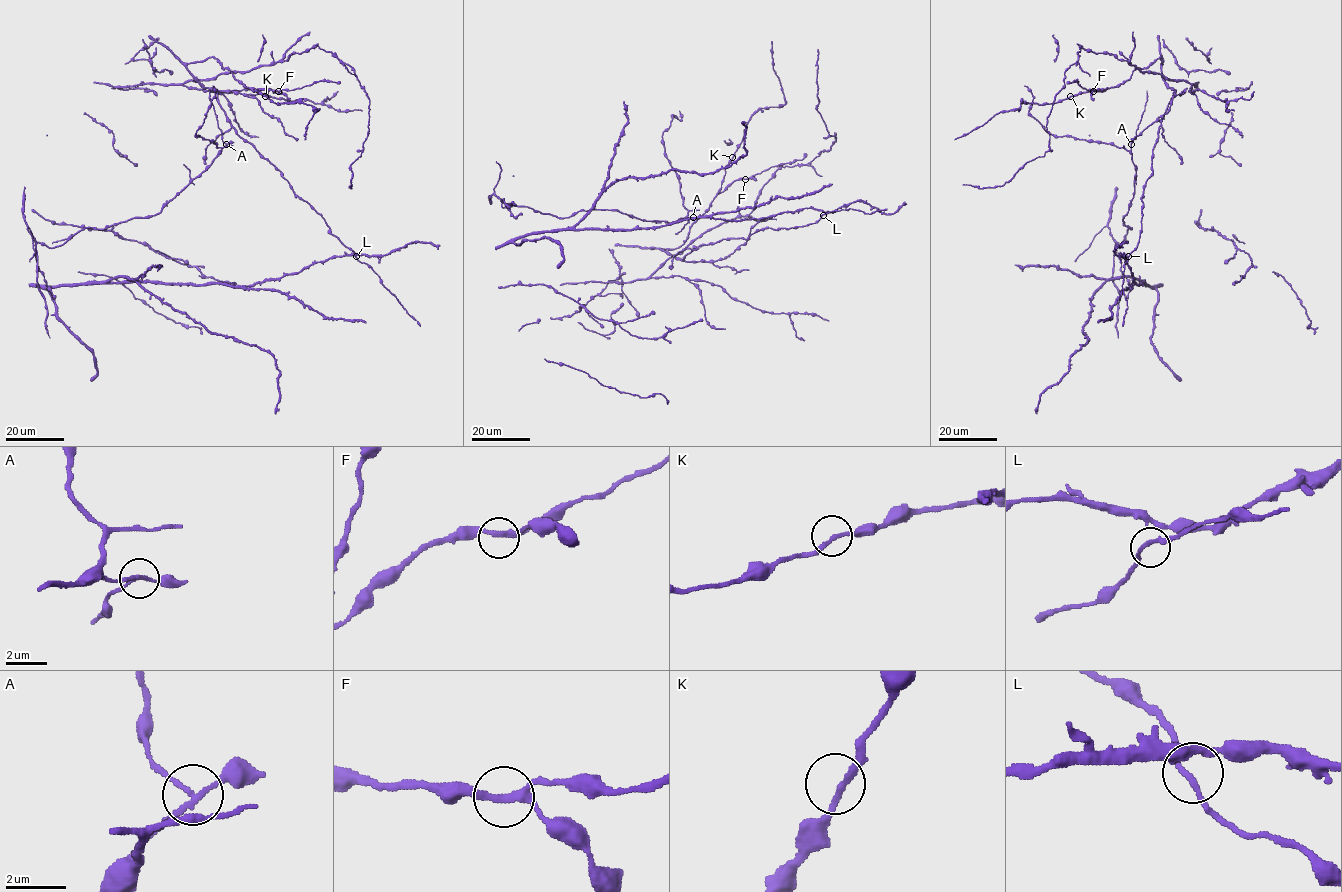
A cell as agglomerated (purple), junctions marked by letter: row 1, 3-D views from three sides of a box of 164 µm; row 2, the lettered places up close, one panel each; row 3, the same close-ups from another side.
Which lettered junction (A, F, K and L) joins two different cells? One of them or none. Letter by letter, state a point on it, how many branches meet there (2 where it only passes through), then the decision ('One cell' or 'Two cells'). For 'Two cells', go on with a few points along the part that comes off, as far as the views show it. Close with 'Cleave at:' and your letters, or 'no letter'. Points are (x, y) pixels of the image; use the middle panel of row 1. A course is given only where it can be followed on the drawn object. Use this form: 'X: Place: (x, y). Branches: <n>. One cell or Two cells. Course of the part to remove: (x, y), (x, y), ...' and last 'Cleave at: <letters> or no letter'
A: Place: (693, 217). Branches: 3. Two cells. Course of the part to remove: (693, 217), (675, 233)
F: Place: (745, 179). Branches: 3. One cell
K: Place: (732, 157). Branches: 2. One cell
L: Place: (823, 215). Branches: 3. One cell
Cleave at: A

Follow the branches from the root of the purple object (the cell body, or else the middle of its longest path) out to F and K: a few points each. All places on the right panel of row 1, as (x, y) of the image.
F: (1130, 267), (1122, 256), (1139, 240), (1143, 186), (1173, 91), (1162, 76), (1161, 57), (1121, 84), (1093, 91)
K: (1130, 267), (1122, 256), (1139, 240), (1143, 186), (1173, 93), (1163, 59), (1121, 84), (1070, 96)

